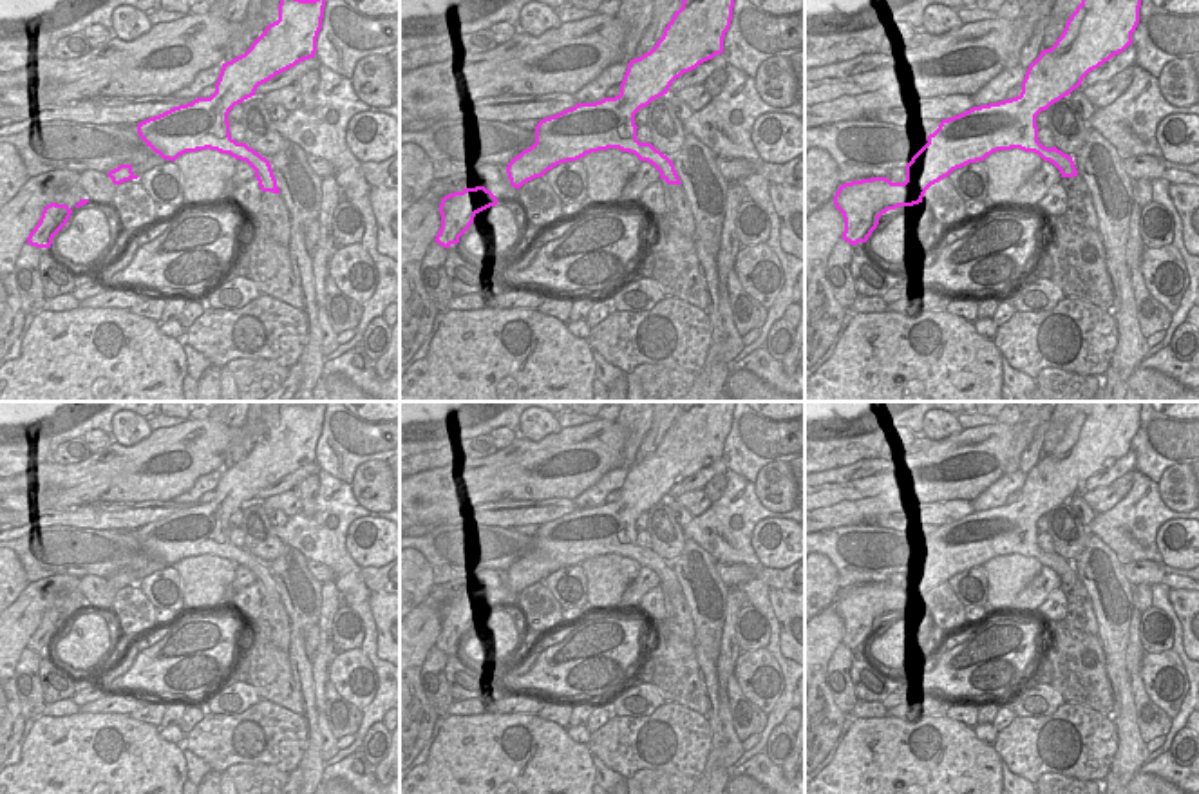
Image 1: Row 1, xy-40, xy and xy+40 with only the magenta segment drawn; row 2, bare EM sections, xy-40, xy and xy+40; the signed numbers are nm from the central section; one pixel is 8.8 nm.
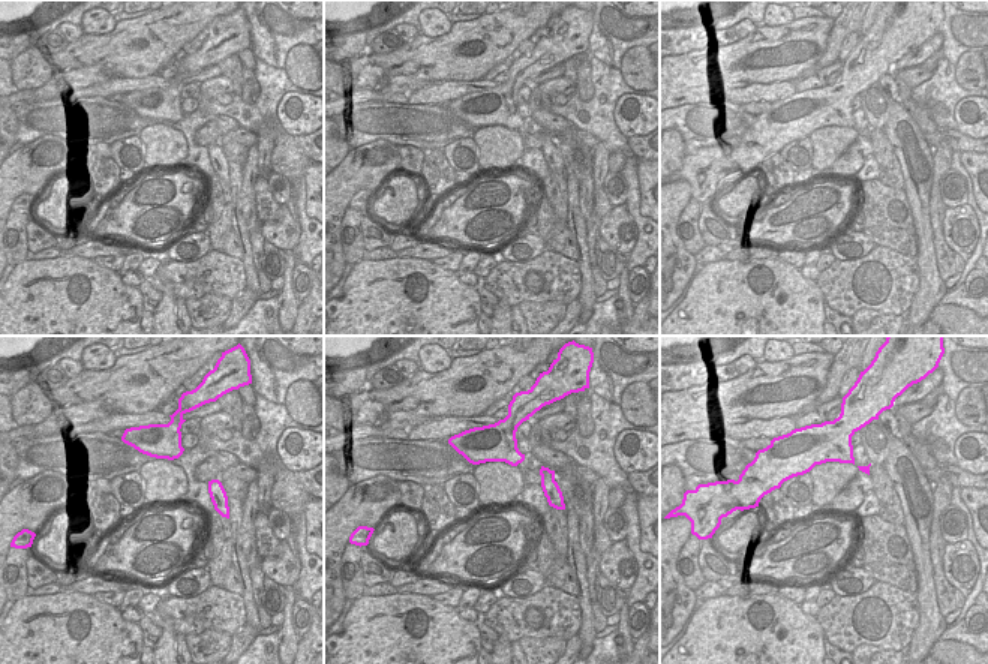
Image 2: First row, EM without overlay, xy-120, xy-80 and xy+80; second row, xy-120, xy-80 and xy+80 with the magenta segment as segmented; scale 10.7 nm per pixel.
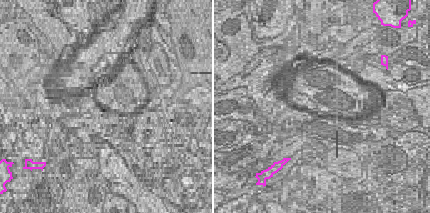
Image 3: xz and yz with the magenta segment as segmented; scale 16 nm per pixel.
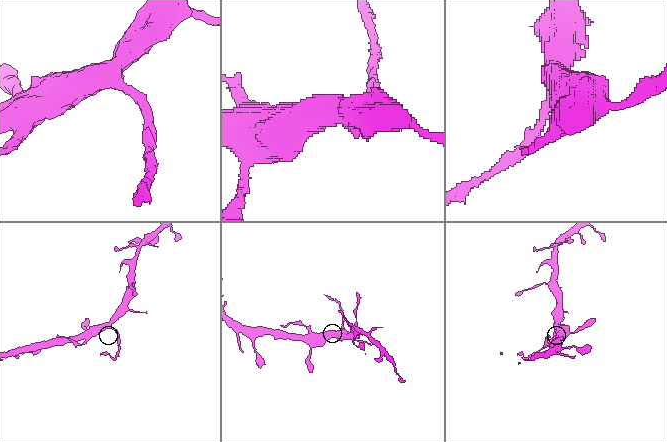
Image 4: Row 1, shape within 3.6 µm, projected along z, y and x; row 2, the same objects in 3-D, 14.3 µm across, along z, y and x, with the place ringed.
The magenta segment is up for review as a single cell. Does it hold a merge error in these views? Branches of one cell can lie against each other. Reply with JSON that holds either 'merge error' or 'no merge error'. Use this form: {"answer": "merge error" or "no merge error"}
{"answer": "merge error"}

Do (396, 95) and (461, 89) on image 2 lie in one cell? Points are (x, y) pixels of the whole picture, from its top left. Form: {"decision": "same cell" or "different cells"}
{"decision": "same cell"}

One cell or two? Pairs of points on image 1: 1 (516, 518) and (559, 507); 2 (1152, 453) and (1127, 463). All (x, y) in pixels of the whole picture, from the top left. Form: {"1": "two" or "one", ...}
{"1": "one", "2": "two"}

